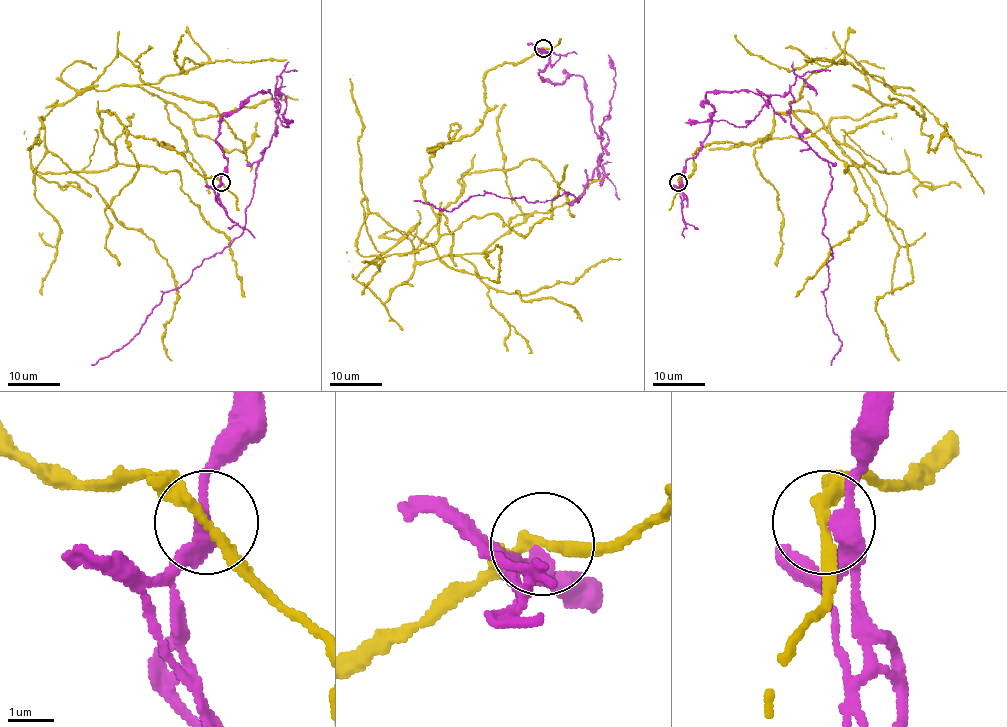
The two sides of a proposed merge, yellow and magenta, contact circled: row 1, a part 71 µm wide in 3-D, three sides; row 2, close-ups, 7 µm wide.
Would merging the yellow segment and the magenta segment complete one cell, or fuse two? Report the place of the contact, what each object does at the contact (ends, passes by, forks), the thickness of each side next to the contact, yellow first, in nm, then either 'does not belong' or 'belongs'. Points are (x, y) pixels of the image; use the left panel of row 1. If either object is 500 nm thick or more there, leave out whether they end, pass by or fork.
(221, 182) | yellow passes by | magenta passes by | 240/320 nm | does not belong

